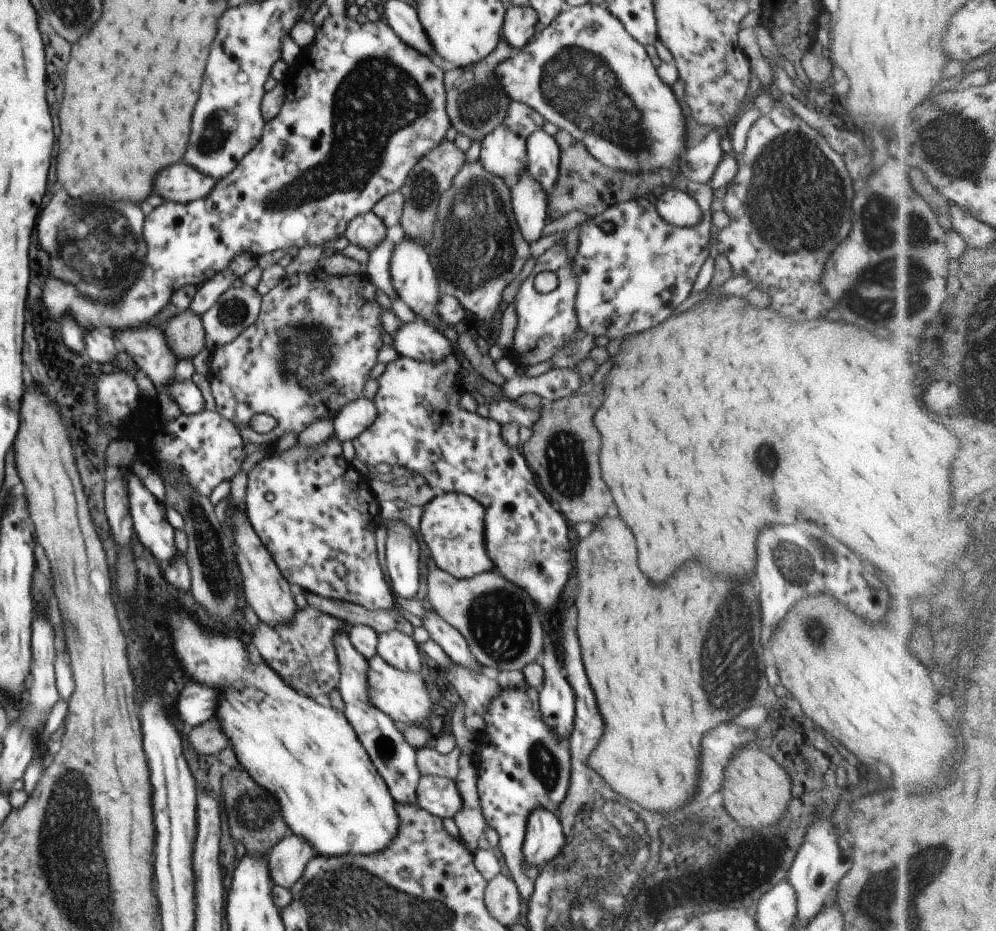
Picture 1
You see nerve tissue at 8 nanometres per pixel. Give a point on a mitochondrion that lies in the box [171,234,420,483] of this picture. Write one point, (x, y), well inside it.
(306, 353)

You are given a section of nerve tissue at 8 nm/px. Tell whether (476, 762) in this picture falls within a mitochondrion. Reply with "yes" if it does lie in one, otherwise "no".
no

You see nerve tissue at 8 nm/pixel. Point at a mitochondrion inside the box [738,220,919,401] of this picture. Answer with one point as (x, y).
(855, 294)

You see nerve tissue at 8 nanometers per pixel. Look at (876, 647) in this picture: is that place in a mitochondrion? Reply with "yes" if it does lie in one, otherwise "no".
no

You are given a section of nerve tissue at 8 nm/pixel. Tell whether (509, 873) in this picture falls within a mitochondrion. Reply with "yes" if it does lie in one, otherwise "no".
no

